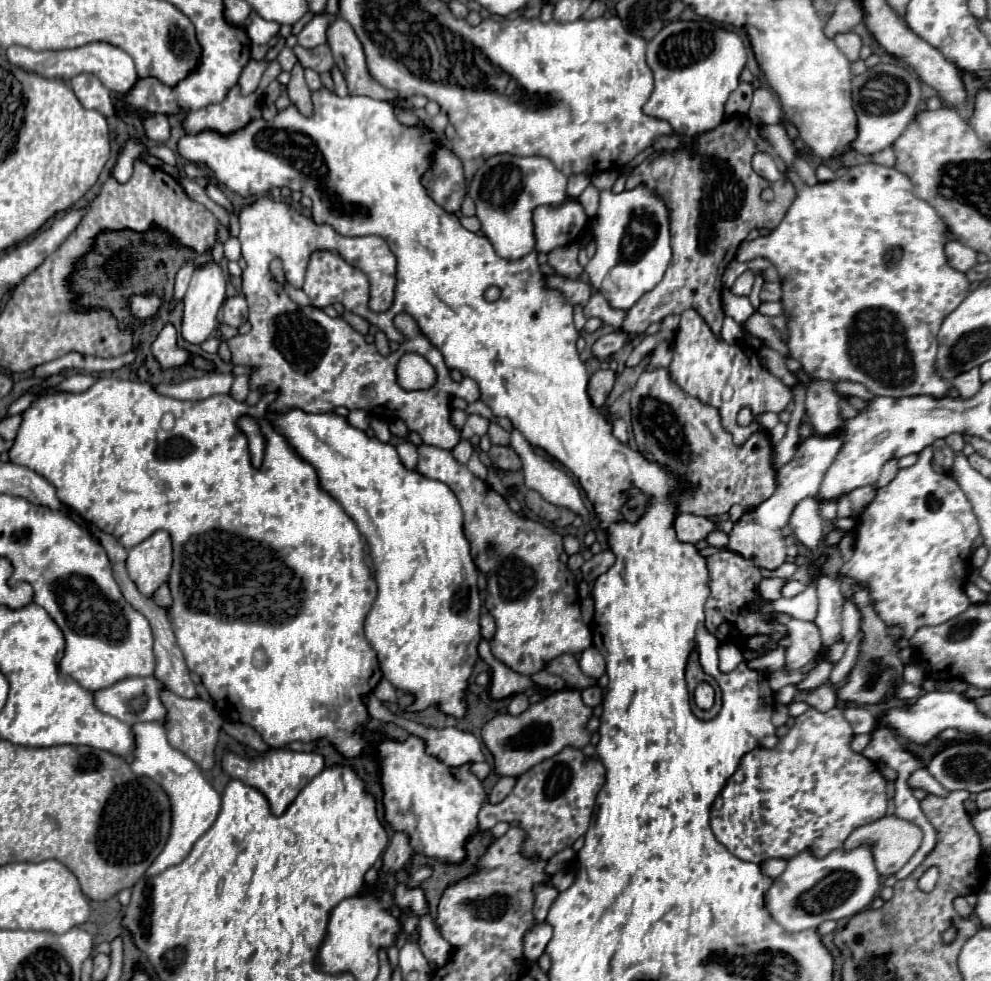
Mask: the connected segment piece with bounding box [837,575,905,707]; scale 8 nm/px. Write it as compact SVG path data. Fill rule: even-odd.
M837 575L839 583L841 583L841 593L845 599L851 599L857 609L861 611L861 625L859 631L863 631L863 639L861 639L861 647L859 647L859 655L857 655L857 663L851 669L847 681L843 687L837 689L837 699L841 703L851 703L851 705L877 705L877 703L887 703L889 699L895 697L897 687L903 683L903 669L905 663L899 657L899 641L903 639L903 627L899 625L887 625L875 611L875 601L871 597L869 587L857 583L851 577L845 575Z

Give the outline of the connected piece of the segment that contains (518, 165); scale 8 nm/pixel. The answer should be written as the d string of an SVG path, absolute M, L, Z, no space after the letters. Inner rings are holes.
M493 155L473 175L469 183L469 195L475 201L481 231L495 247L497 255L505 259L519 259L535 249L531 213L537 205L559 205L567 199L567 177L555 169L545 157L515 157Z

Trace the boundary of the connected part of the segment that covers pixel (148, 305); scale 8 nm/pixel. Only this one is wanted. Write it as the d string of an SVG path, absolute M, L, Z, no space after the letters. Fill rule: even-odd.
M135 295L131 299L131 309L133 309L137 319L151 319L157 313L157 307L159 307L159 299L157 297Z

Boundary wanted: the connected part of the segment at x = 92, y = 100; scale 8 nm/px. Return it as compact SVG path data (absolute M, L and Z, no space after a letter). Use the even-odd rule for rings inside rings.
M77 75L69 81L69 85L85 109L95 109L105 117L117 116L111 93L95 75Z

